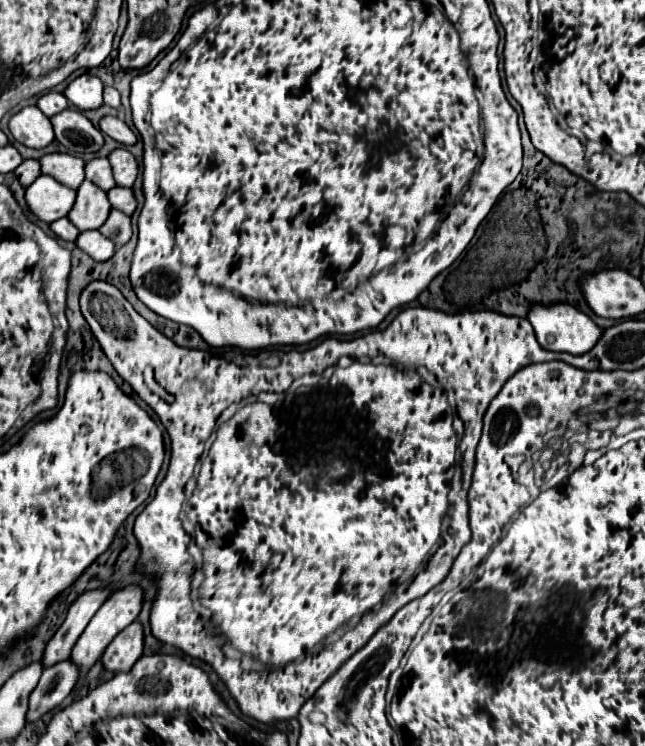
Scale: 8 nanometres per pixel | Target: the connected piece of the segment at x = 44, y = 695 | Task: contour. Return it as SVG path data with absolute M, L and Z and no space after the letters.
M71 660L43 670L41 680L29 698L27 722L37 722L55 706L59 706L71 694L77 682L77 676L79 672Z

